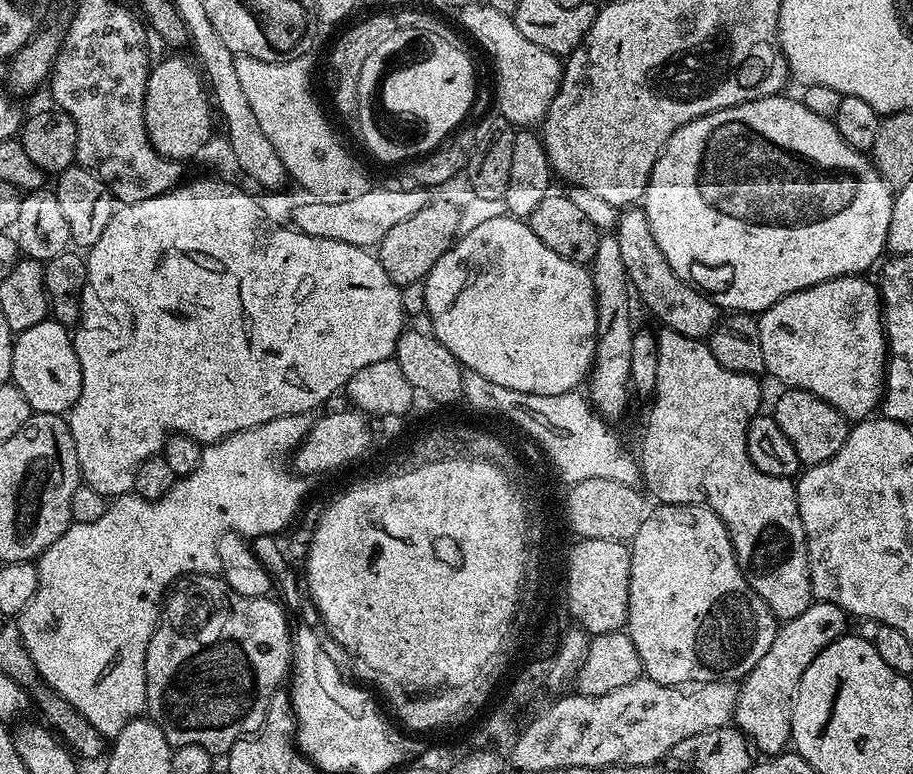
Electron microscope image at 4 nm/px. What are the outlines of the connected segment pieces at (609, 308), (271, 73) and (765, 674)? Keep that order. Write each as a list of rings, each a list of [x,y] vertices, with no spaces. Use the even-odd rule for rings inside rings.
[[[601,235],[598,242],[598,254],[594,254],[590,265],[594,290],[596,291],[596,305],[598,306],[598,330],[596,331],[596,363],[594,371],[586,384],[586,392],[590,397],[590,403],[605,421],[613,422],[628,408],[628,396],[630,397],[630,342],[634,331],[632,324],[632,304],[628,301],[630,297],[630,285],[628,282],[628,271],[622,263],[622,254],[618,250],[618,242],[615,235]]]
[[[237,56],[236,65],[242,91],[262,130],[266,130],[266,138],[274,142],[274,150],[278,150],[289,177],[297,180],[313,200],[351,202],[358,194],[366,194],[370,180],[363,166],[340,145],[319,102],[312,97],[310,61],[308,56],[290,62],[262,62],[258,58]]]
[[[825,600],[813,602],[806,610],[802,610],[802,614],[798,614],[798,618],[785,620],[777,627],[774,642],[770,642],[770,650],[766,650],[766,654],[758,658],[758,666],[754,666],[754,670],[750,670],[748,675],[739,681],[734,724],[748,737],[751,747],[757,753],[764,752],[760,754],[765,757],[778,756],[789,747],[792,739],[792,707],[796,701],[796,691],[802,682],[802,674],[806,674],[806,666],[810,666],[810,662],[814,662],[814,658],[818,658],[818,654],[822,654],[822,650],[826,650],[830,642],[849,631],[848,623],[848,613],[838,606]]]

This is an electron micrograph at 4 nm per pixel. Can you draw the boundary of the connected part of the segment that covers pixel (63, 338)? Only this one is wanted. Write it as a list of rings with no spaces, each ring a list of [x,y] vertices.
[[[46,319],[38,322],[38,326],[30,326],[30,330],[22,330],[12,341],[12,378],[18,390],[22,390],[22,398],[31,406],[33,413],[54,412],[67,414],[78,402],[82,394],[82,366],[78,362],[76,347],[72,344],[73,333],[57,320]]]

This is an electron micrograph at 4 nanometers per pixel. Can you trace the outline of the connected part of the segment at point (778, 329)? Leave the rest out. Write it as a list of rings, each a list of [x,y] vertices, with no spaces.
[[[857,274],[818,282],[783,296],[758,316],[762,358],[767,375],[781,380],[781,385],[818,394],[818,398],[830,402],[830,406],[834,406],[852,422],[871,417],[875,413],[872,411],[881,407],[888,359],[888,338],[884,335],[880,290],[873,281],[871,284],[864,279],[868,278]]]

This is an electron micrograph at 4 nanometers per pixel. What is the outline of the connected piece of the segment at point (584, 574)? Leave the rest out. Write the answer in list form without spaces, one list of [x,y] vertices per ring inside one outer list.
[[[580,538],[575,542],[577,544],[569,547],[566,552],[572,557],[569,591],[573,612],[580,616],[584,631],[592,636],[621,631],[628,622],[631,547],[623,540],[606,538]]]

